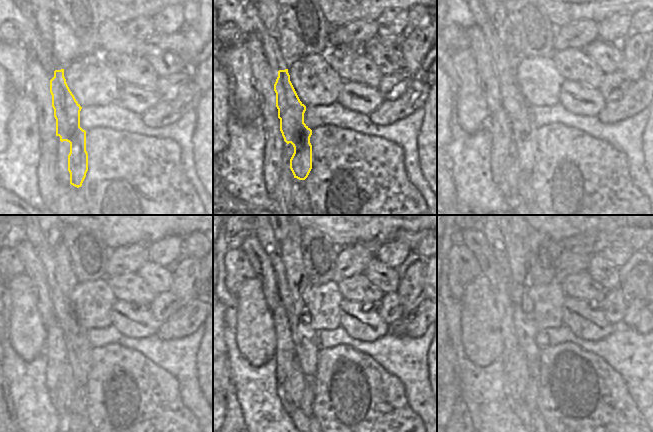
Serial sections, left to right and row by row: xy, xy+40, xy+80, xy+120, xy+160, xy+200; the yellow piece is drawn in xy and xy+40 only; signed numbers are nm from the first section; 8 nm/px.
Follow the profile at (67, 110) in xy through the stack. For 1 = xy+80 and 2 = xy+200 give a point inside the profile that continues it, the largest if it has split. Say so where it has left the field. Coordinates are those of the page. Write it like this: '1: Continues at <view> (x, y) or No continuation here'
1: Continues at xy+80 (524, 131)
2: Continues at xy+200 (525, 328).

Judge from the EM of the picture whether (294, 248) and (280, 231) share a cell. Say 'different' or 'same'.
different

